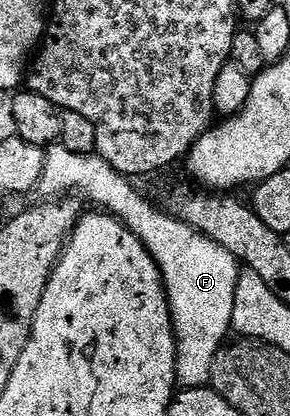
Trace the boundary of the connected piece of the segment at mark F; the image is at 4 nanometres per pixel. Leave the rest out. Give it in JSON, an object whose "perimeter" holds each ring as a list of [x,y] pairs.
{"perimeter":[[[52,145],[45,150],[45,167],[37,191],[43,197],[78,193],[88,204],[95,203],[91,205],[122,221],[147,246],[167,290],[175,330],[175,378],[184,388],[208,386],[215,354],[224,346],[231,327],[233,260],[220,243],[174,219],[166,210],[159,208],[158,211],[131,183],[134,182],[117,173],[98,153],[69,153],[69,149],[61,145]]]}

